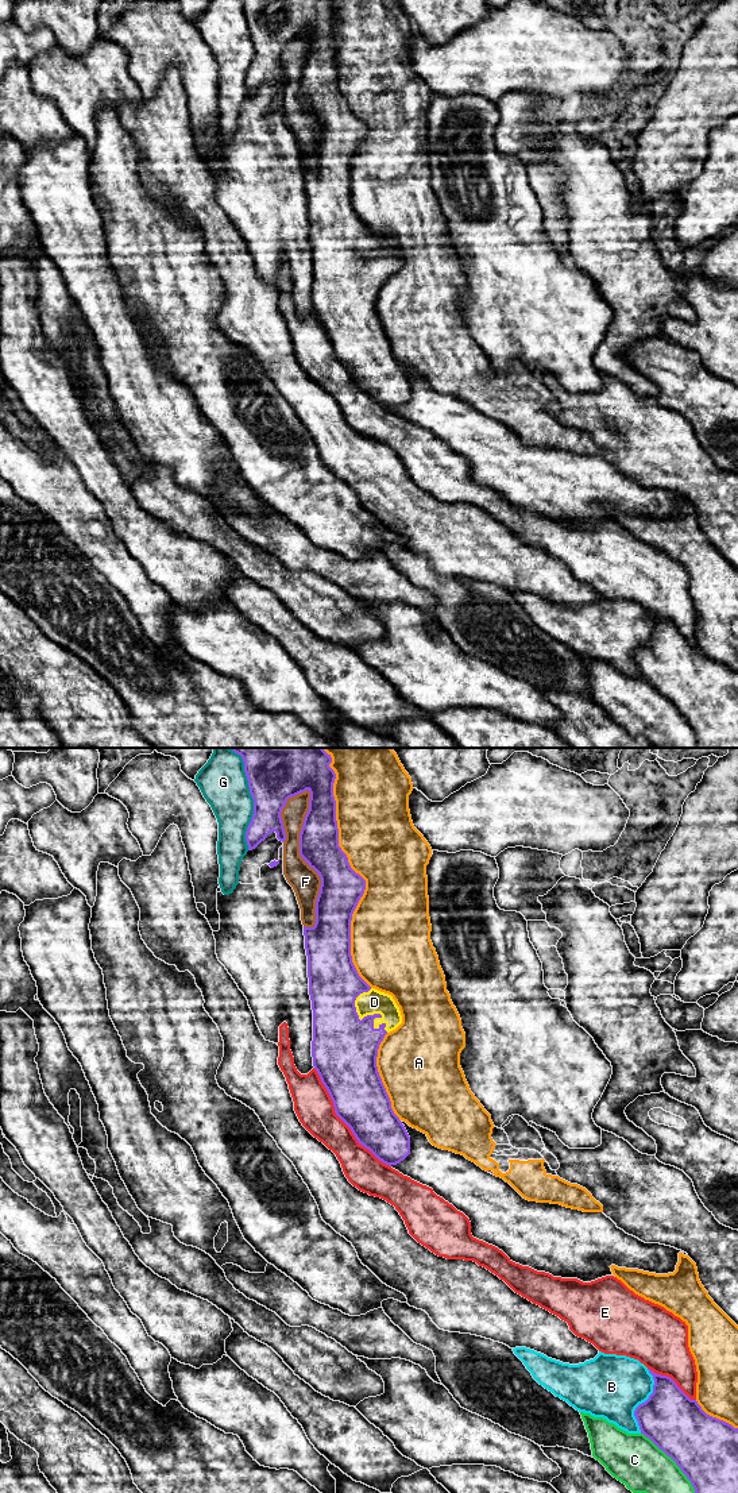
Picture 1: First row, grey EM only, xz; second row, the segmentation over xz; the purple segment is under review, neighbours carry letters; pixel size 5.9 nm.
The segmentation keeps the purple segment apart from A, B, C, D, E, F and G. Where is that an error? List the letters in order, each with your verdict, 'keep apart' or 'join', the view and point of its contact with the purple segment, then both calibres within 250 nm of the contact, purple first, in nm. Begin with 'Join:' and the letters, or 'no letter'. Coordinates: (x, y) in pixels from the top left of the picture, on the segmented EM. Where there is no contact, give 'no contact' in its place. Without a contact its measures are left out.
Join: D
A: keep apart; contact xz (351, 868); calibres 260 and 440 nm
B: keep apart; contact xz (645, 1401); calibres 360 and 380 nm
C: keep apart; contact xz (673, 1459); calibres 380 and 300 nm
D: join; contact xz (368, 1015); calibres 400 and 140 nm
E: keep apart; contact xz (342, 1119); calibres 320 and 220 nm
F: keep apart; contact xz (302, 857); calibres 240 and 170 nm
G: keep apart; contact xz (251, 795); calibres 420 and 280 nm

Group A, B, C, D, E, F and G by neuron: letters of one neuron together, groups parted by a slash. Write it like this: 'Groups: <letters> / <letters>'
Groups: A / B / C / D / E / F / G

